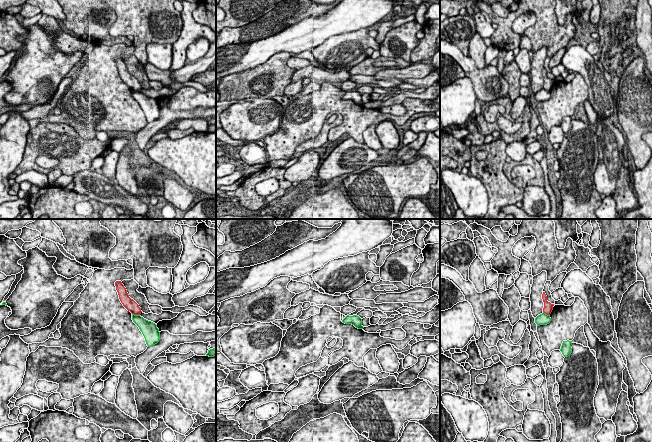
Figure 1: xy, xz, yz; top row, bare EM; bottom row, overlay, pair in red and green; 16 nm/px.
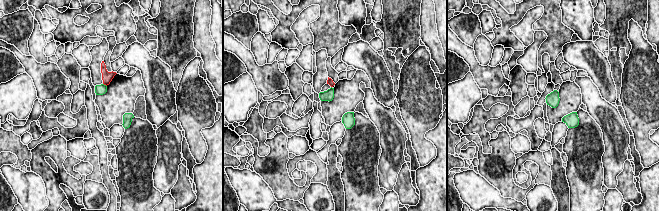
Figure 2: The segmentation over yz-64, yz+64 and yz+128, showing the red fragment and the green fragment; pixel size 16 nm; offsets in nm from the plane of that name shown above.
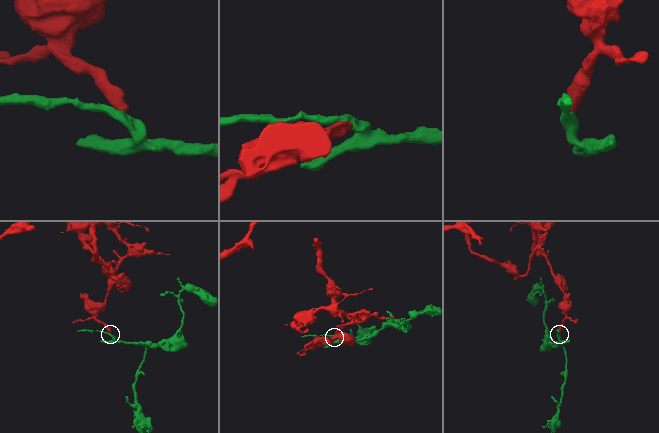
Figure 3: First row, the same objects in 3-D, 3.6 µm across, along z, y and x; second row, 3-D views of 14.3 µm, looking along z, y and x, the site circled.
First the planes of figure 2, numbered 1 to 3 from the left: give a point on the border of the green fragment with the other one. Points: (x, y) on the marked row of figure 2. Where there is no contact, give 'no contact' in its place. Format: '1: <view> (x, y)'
1: yz-64 (105, 84)
2: no contact
3: no contact

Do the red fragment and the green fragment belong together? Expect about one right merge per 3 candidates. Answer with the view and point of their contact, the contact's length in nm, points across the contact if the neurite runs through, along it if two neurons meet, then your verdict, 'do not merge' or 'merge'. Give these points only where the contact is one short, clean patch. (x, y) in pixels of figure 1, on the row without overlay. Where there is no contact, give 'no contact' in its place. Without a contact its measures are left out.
contact xy (136, 90); length 130 nm; border xy (132, 89), (139, 91); do not merge

